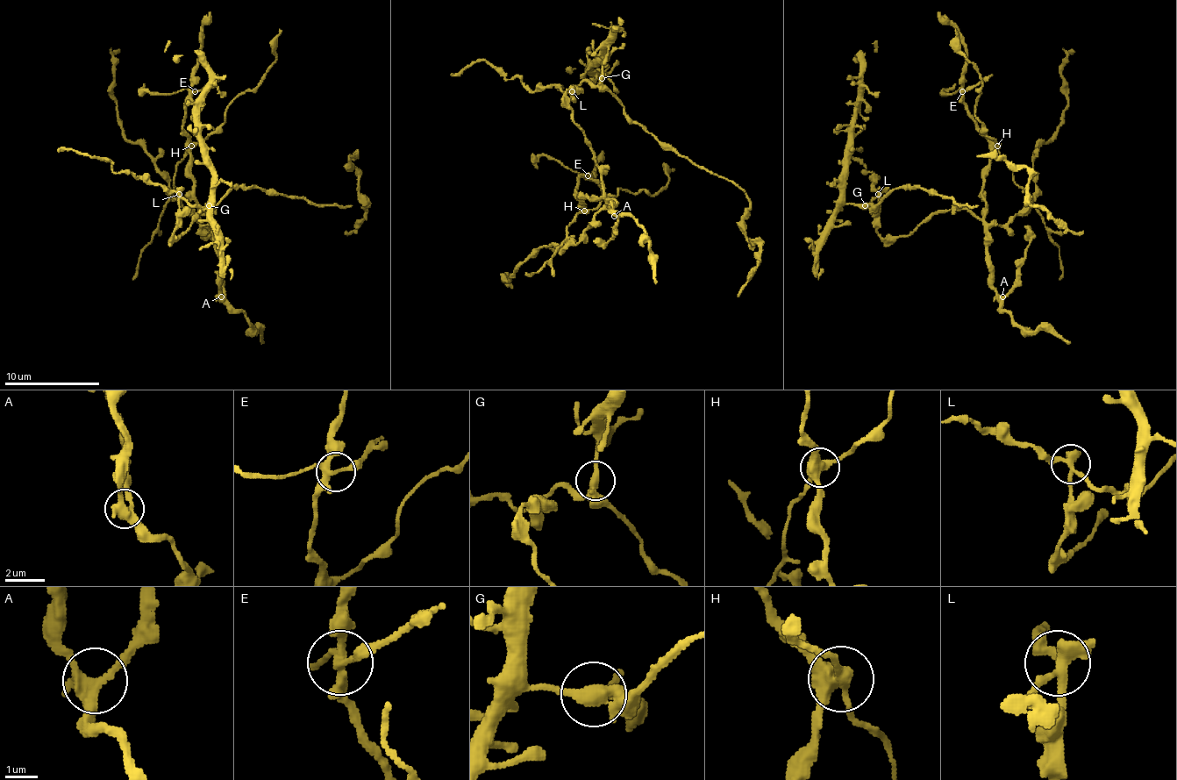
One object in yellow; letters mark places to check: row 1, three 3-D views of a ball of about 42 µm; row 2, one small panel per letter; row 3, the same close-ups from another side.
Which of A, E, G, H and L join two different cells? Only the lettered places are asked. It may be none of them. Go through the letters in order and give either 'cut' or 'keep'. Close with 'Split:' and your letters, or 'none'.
A: keep
E: keep
G: cut
H: cut
L: cut
Split: G, H, L

